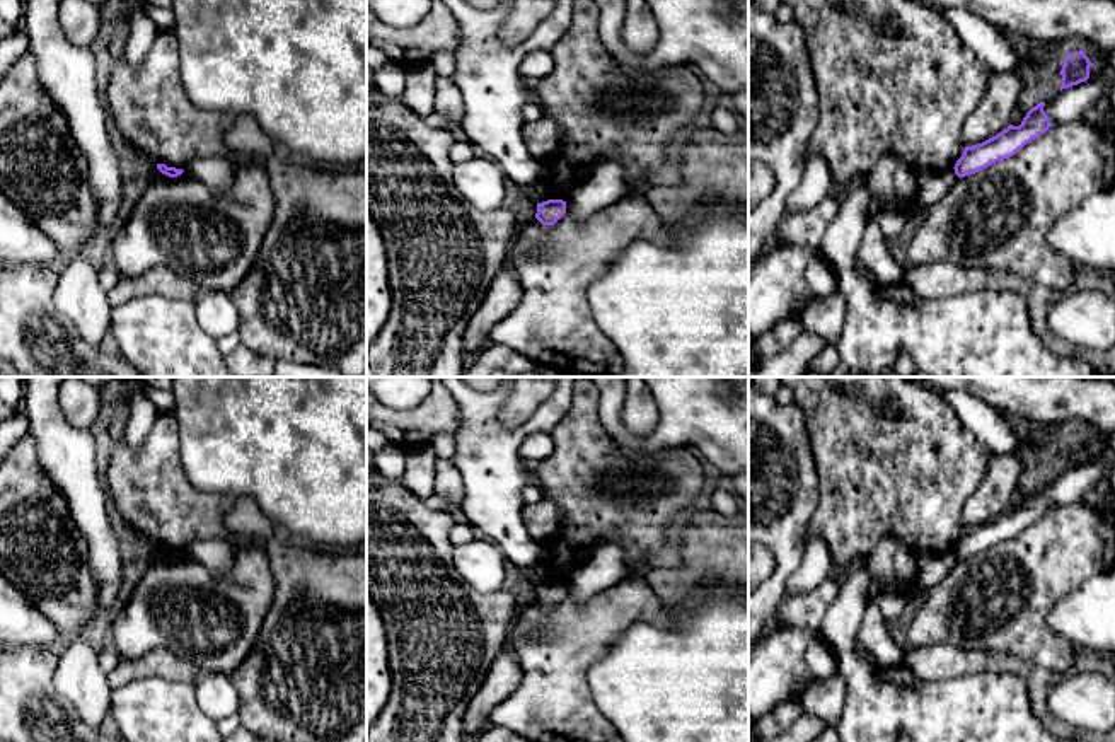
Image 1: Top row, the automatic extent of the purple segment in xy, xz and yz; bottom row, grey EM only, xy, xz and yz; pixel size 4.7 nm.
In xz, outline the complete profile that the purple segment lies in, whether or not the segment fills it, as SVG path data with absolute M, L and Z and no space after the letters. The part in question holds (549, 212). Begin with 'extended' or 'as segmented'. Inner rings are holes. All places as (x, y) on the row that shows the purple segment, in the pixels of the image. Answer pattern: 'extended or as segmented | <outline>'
as segmented | M547 200L537 203L535 218L542 225L554 225L566 213L566 201L563 200Z

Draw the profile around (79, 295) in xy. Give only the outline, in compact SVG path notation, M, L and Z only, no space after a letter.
M84 254L61 259L58 268L55 304L95 350L111 331L111 304L99 285L97 268Z

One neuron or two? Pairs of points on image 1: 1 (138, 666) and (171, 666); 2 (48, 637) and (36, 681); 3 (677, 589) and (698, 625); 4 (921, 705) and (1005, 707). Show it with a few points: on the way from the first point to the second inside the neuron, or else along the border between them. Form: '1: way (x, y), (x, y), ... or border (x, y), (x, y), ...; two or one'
1: way (147, 666), (162, 666); one
2: border (57, 645), (17, 647); two
3: border (722, 585), (701, 589), (687, 606), (672, 611); two
4: way (941, 707), (984, 707); one

